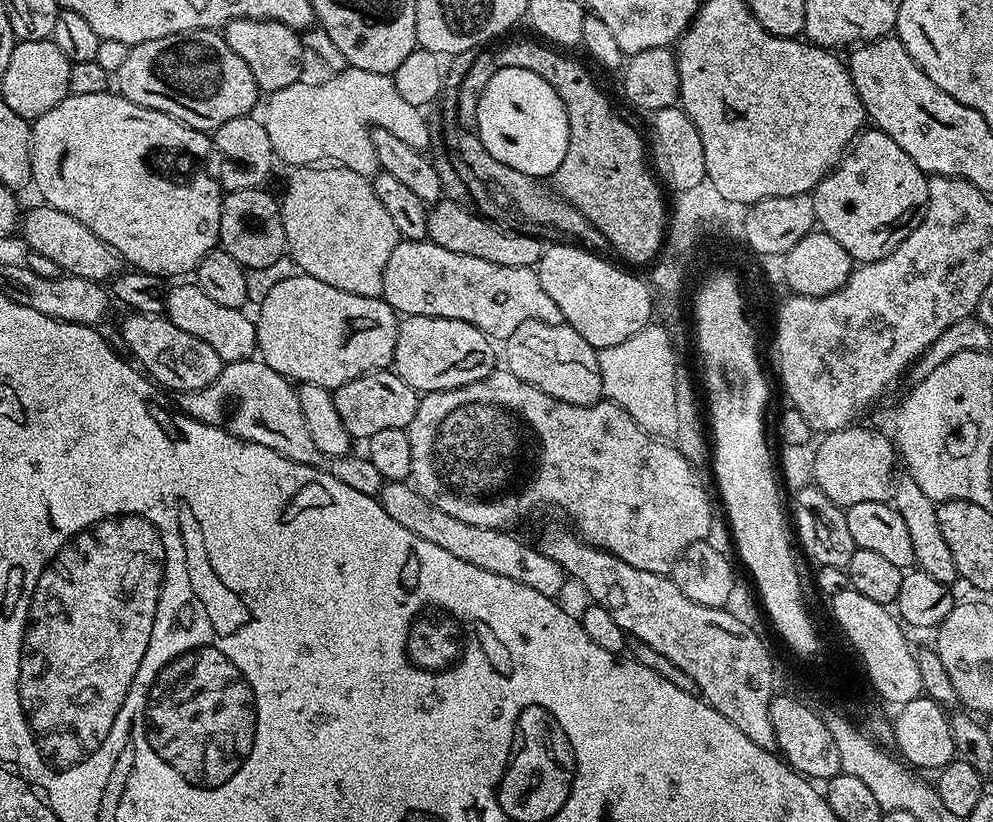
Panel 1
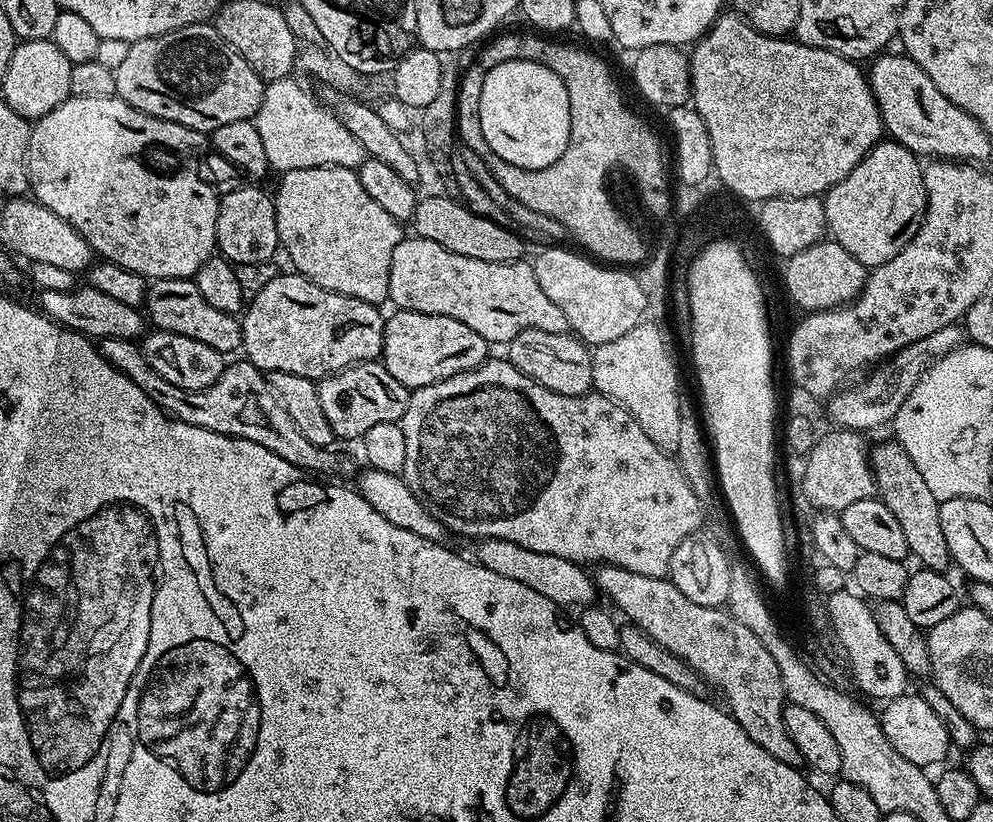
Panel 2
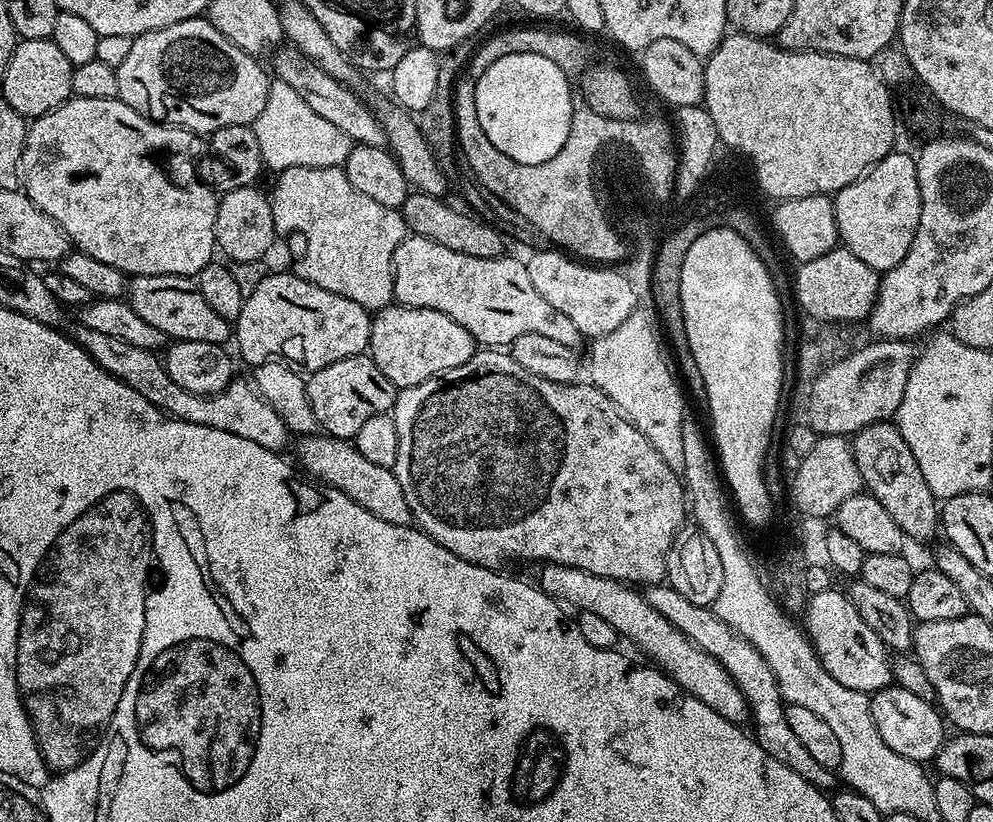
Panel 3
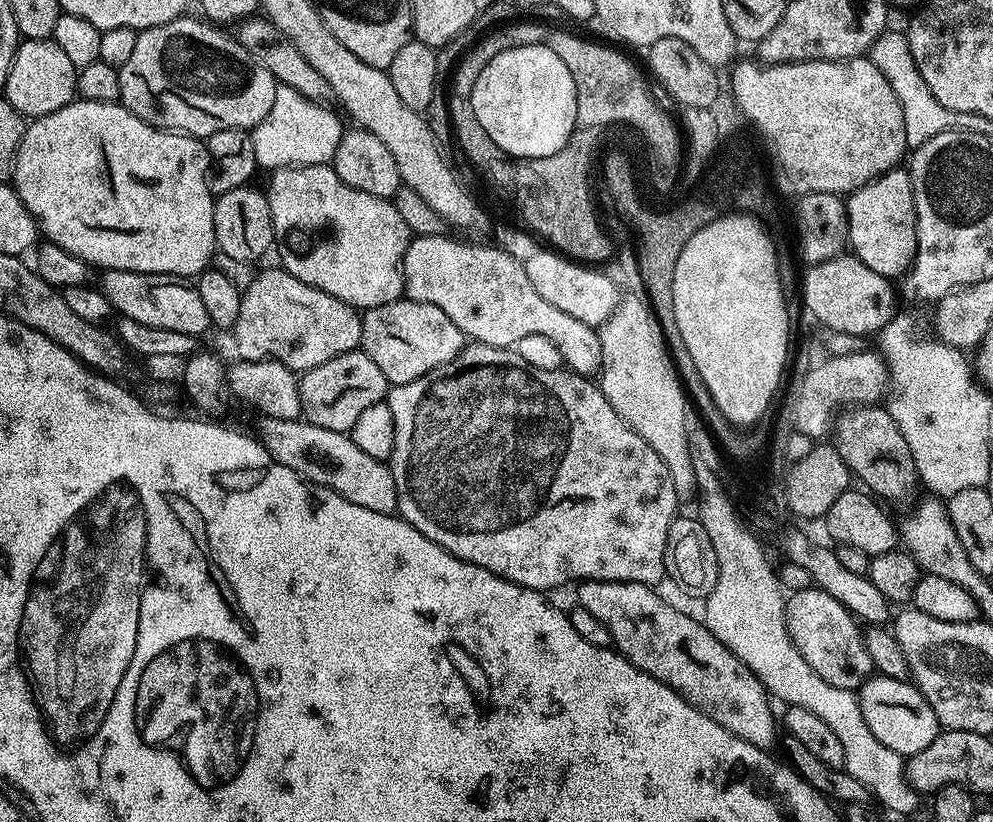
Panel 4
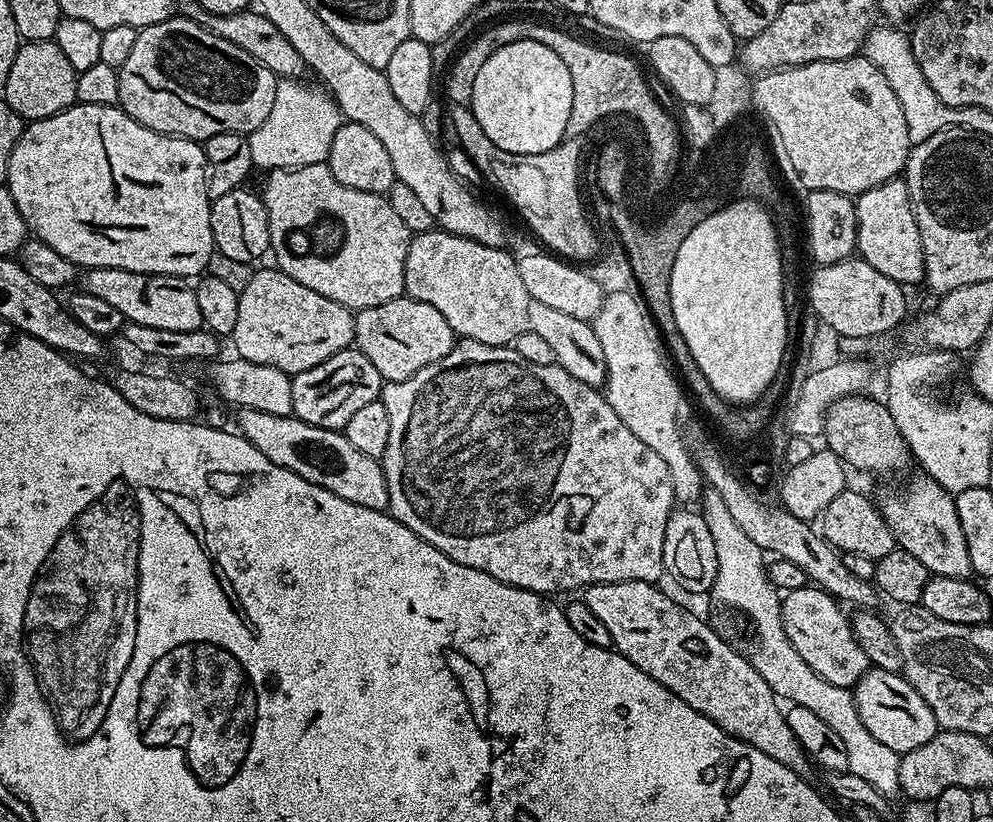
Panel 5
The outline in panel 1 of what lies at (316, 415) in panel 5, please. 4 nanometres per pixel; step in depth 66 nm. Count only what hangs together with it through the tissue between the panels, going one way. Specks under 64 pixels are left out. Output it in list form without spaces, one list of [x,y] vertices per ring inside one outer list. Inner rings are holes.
[[[392,370],[354,378],[334,389],[332,398],[334,410],[338,410],[338,418],[342,418],[342,426],[346,426],[356,442],[367,442],[374,434],[378,434],[378,430],[407,429],[408,423],[414,418],[416,407],[420,405],[420,396]]]

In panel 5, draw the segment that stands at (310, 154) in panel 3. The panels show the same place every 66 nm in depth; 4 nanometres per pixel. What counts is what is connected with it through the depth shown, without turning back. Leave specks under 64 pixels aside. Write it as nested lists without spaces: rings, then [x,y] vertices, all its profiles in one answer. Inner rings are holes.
[[[281,79],[277,83],[270,118],[248,136],[250,158],[257,169],[301,168],[327,161],[330,142],[334,142],[334,134],[338,134],[342,123],[340,107],[327,91],[300,83],[304,82]]]

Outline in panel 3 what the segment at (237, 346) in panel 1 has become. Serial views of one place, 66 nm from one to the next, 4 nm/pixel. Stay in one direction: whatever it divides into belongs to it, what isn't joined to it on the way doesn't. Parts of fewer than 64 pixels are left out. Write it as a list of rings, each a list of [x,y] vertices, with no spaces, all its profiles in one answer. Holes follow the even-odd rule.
[[[133,276],[126,284],[126,299],[128,305],[134,310],[134,314],[140,315],[150,326],[162,330],[173,341],[189,340],[190,342],[208,342],[227,345],[233,335],[233,325],[222,314],[218,314],[211,308],[210,302],[202,298],[195,279],[187,276]]]

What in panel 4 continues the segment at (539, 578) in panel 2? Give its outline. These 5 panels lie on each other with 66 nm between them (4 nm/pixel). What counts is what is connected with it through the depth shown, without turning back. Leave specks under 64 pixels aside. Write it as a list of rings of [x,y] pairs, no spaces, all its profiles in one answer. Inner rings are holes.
[[[581,580],[575,585],[576,588],[576,601],[575,603],[581,608],[590,610],[590,614],[594,614],[594,618],[598,618],[598,622],[602,622],[602,626],[606,626],[606,630],[610,630],[612,635],[612,644],[614,645],[615,651],[619,652],[621,656],[625,656],[634,666],[638,666],[638,670],[642,670],[646,674],[650,674],[654,678],[658,678],[658,682],[662,682],[666,686],[675,688],[676,692],[686,702],[690,702],[696,707],[702,714],[706,714],[714,722],[718,722],[718,726],[722,726],[726,730],[730,730],[730,734],[734,734],[738,738],[742,738],[746,742],[750,742],[756,748],[762,748],[765,750],[771,749],[771,744],[776,740],[776,724],[778,728],[778,722],[772,718],[772,708],[770,703],[770,697],[767,692],[764,691],[763,685],[760,684],[760,680],[757,679],[755,673],[751,671],[738,660],[734,653],[721,642],[718,638],[714,638],[714,634],[710,634],[710,630],[701,626],[699,623],[696,624],[687,616],[684,612],[679,612],[672,604],[667,604],[662,597],[656,593],[655,587],[639,584],[638,582],[618,582],[617,580]]]

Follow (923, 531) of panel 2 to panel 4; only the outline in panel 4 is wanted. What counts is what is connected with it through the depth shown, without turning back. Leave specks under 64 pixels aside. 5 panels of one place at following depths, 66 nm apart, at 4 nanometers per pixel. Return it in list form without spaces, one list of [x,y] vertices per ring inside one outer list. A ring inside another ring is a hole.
[[[864,406],[851,412],[854,413],[845,415],[834,428],[834,446],[842,454],[849,473],[881,501],[910,499],[918,489],[914,454],[910,454],[910,446],[906,446],[906,438],[902,438],[891,411],[884,406]]]

